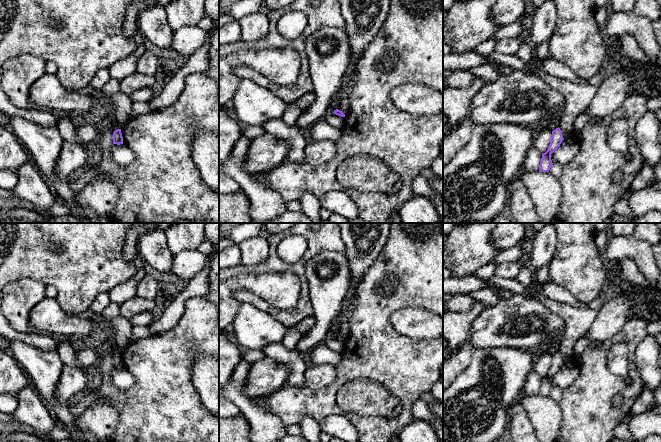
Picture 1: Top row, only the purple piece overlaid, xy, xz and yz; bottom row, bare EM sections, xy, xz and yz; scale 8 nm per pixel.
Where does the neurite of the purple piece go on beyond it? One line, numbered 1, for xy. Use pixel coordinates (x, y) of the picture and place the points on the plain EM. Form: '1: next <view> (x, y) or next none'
1: next none

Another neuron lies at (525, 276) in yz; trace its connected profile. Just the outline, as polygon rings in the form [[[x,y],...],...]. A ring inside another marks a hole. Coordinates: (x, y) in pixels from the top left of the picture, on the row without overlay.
[[[525,261],[520,264],[520,271],[516,279],[524,286],[530,286],[535,280],[534,271],[529,268]]]

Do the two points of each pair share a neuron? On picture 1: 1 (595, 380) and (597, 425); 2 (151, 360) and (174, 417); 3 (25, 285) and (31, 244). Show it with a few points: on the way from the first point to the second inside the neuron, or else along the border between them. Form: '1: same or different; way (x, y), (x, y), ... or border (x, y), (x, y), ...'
1: same; way (595, 391), (595, 414)
2: same; way (162, 374), (163, 403)
3: different; border (10, 282), (31, 278), (45, 286)

